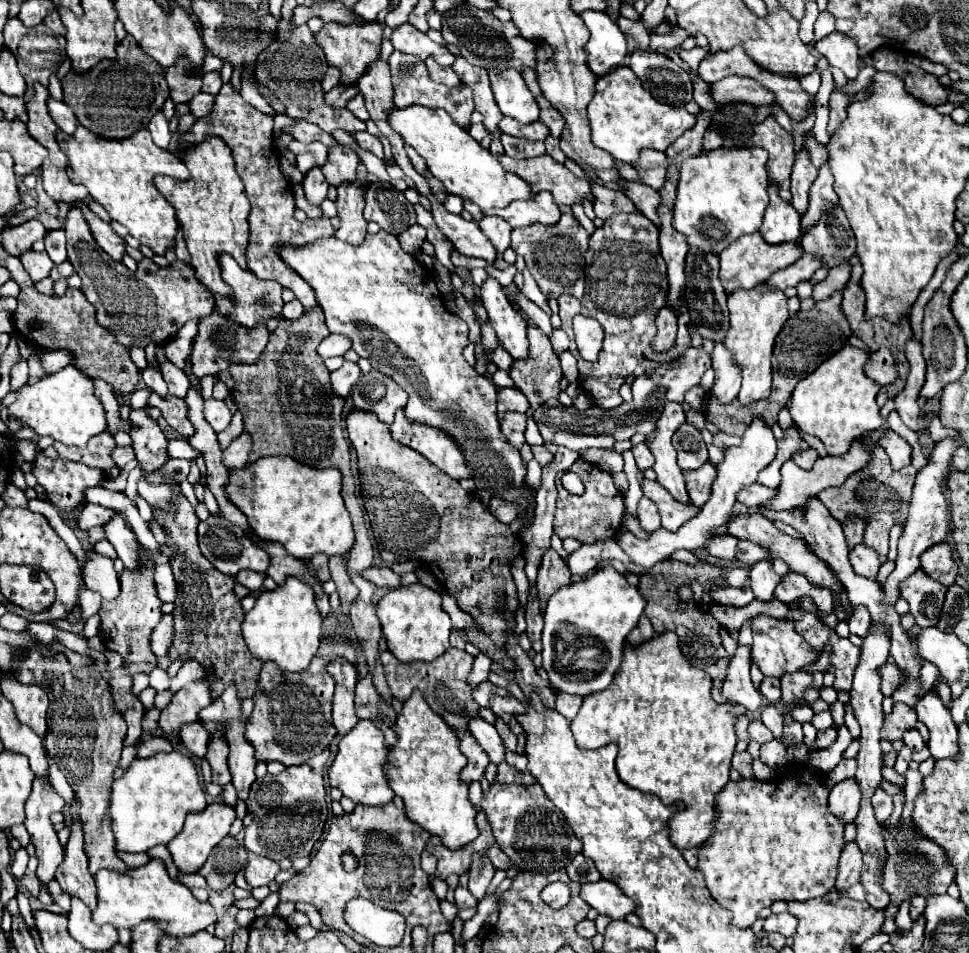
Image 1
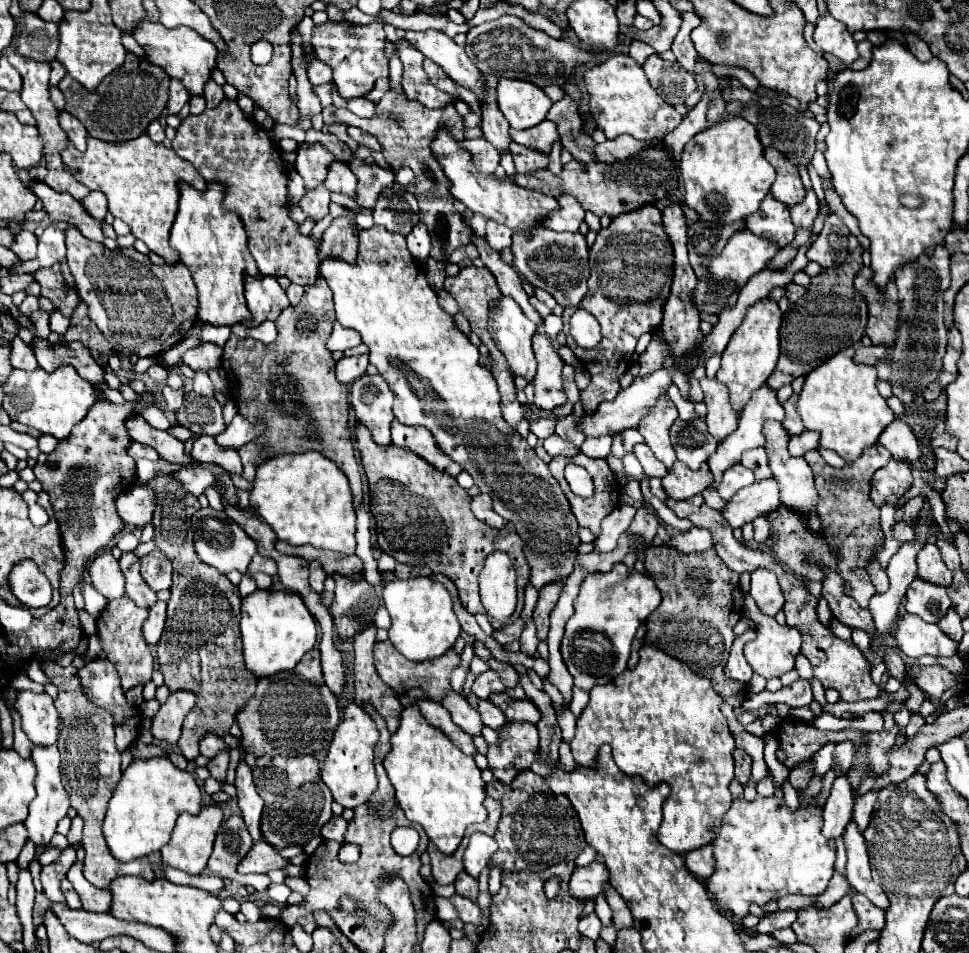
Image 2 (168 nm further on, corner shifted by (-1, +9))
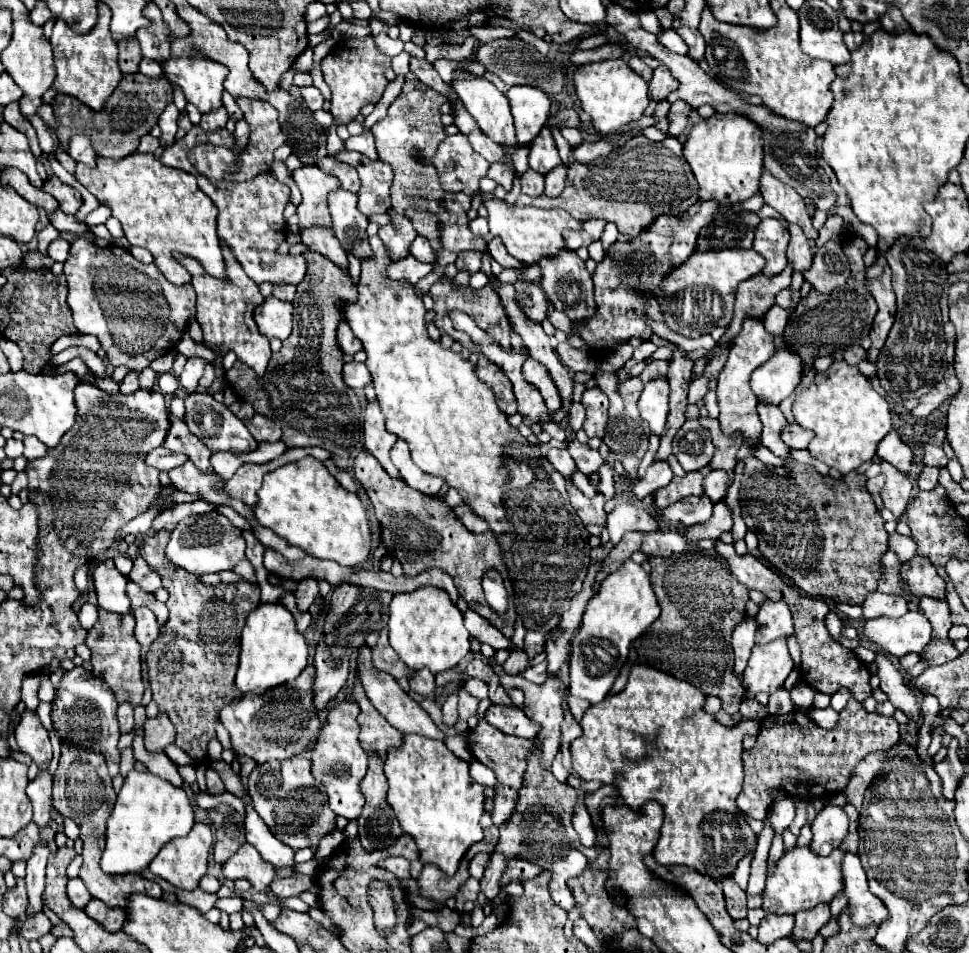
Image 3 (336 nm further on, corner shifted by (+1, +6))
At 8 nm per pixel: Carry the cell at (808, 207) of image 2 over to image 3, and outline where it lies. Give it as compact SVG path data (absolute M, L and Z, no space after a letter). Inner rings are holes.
M790 224L790 244L788 244L788 260L794 264L796 272L804 272L810 268L812 250L808 238L802 234L800 226Z

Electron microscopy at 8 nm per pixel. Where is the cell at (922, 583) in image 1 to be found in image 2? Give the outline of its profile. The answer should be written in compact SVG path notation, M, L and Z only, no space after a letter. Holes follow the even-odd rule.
M914 579L906 599L906 611L920 615L928 623L938 623L952 607L946 587L936 587L932 583L924 583L922 579Z

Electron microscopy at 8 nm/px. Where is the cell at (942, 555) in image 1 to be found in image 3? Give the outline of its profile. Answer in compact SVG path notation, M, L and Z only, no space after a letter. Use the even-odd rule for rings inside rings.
M916 554L914 558L902 564L900 574L910 586L914 596L930 596L940 600L944 598L946 582L938 576L938 572L934 570L934 564L928 558L922 558L920 554Z

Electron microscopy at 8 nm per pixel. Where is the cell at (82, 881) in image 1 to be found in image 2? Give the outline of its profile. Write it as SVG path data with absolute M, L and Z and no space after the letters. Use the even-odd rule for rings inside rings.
M72 865L68 871L68 881L74 885L76 893L82 899L82 907L86 911L94 911L94 913L110 913L110 903L112 903L112 895L108 889L100 891L98 887L92 887L92 883L88 883L82 875L82 865Z

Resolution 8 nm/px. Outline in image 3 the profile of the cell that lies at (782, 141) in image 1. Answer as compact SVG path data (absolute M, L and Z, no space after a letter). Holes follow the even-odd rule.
M762 170L760 192L764 196L764 202L770 204L772 208L776 208L786 222L794 222L794 224L802 226L804 234L810 240L814 240L818 236L818 232L812 228L812 220L806 212L806 202L794 188L778 182L778 178L768 174L768 170Z

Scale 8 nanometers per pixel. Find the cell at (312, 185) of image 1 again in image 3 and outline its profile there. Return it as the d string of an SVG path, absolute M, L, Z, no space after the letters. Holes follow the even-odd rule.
M314 226L310 230L300 230L300 238L308 246L308 250L320 252L320 254L328 256L334 264L338 264L342 268L348 268L346 252L342 252L342 246L340 246L338 238L334 238L332 228L322 230L322 226Z

